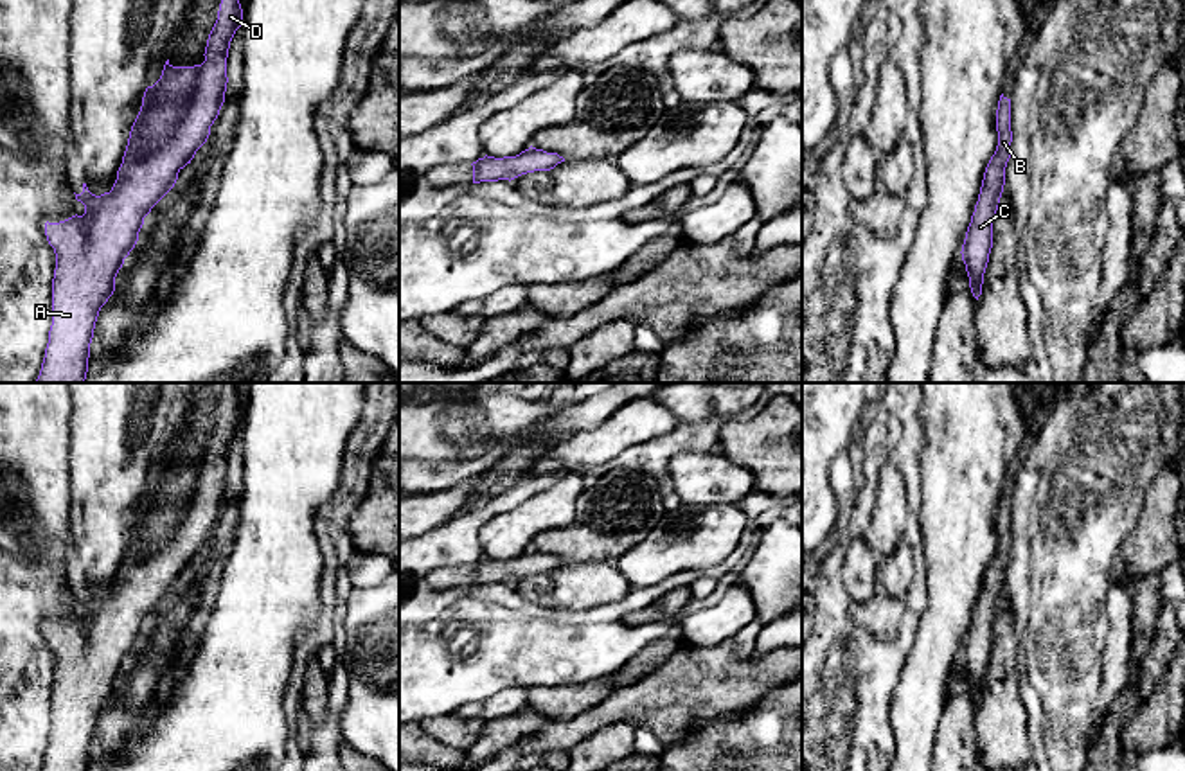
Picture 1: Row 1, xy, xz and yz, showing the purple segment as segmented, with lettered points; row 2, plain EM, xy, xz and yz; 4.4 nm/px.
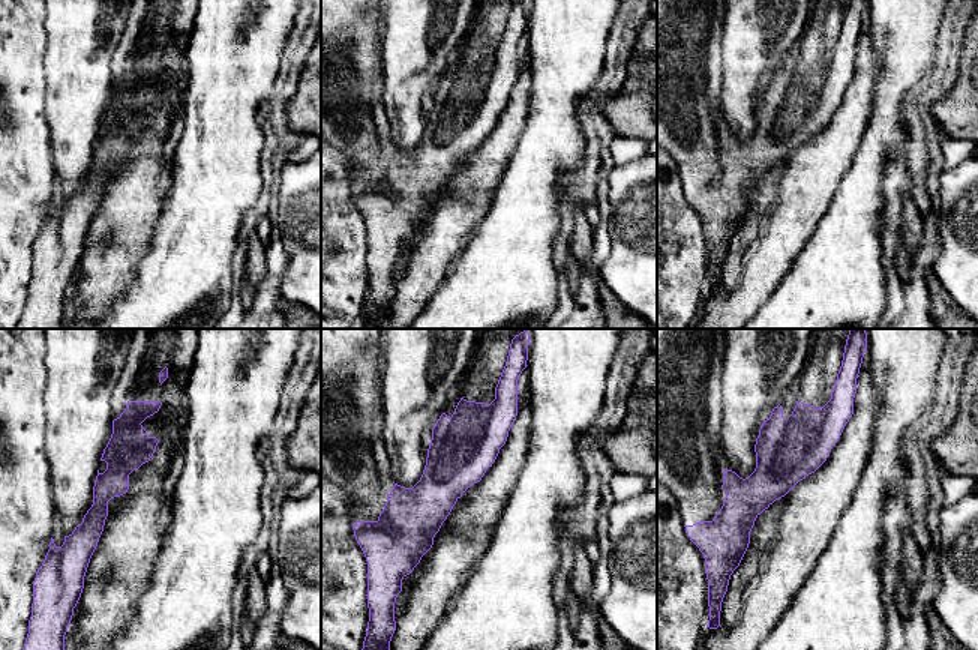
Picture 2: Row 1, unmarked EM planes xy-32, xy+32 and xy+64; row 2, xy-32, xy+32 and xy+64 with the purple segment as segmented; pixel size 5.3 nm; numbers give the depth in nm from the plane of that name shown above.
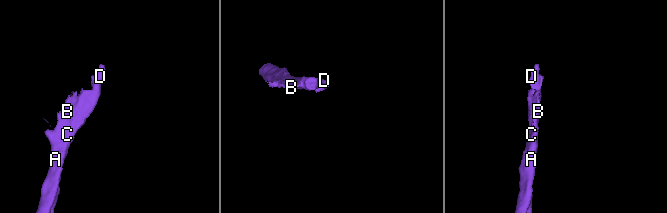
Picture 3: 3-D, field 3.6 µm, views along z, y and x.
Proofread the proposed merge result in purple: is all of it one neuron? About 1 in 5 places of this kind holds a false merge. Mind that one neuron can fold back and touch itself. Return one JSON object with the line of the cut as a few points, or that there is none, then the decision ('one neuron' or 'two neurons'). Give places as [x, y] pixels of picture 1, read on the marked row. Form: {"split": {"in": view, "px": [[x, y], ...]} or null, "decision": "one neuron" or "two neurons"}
{"split": null, "decision": "one neuron"}

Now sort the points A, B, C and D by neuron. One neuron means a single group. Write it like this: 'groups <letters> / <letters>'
groups A B C D

